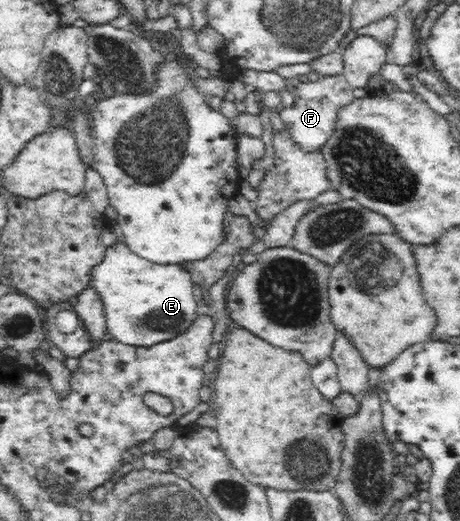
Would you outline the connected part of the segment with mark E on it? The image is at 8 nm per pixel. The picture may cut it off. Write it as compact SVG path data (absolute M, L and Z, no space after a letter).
M124 242L108 246L99 264L91 267L88 285L100 298L107 335L131 347L153 347L174 339L197 318L191 275L179 264L162 265L136 255Z

